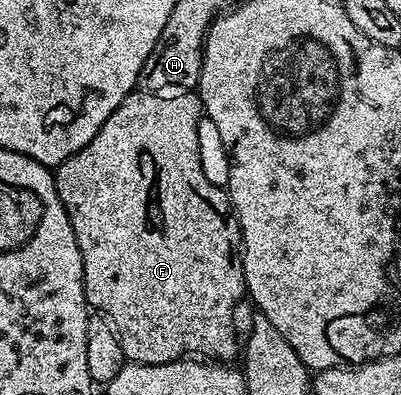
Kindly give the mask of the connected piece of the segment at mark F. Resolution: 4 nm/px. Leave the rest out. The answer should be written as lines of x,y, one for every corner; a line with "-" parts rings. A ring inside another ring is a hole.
137,89
135,92
126,95
122,100
122,104
118,104
118,108
114,108
112,115
106,120
106,124
102,124
102,128
98,128
98,132
94,136
94,140
90,140
90,144
83,146
78,152
74,152
74,156
70,156
62,165
55,167
54,177
56,180
56,191
62,200
62,204
66,208
66,216
70,220
70,224
74,228
74,236
78,240
78,248
82,252
82,268
84,269
84,295
88,301
89,307
97,315
108,319
108,322
116,329
118,336
118,344
122,344
122,352
125,359
138,364
166,364
167,362
176,362
179,358
187,358
189,356
199,356
204,360
215,360
221,364
231,363
232,357
238,354
238,334
236,338
236,330
232,327
232,321
236,318
236,305
240,301
245,301
246,291
244,289
244,259
242,257
242,247
240,244
240,225
236,219
236,212
232,209
232,202
228,199
228,191
223,185
215,186
208,179
208,174
204,171
204,162
200,159
200,118
202,122
202,107
200,105
200,96
196,92
172,92
165,96
160,92
149,92

